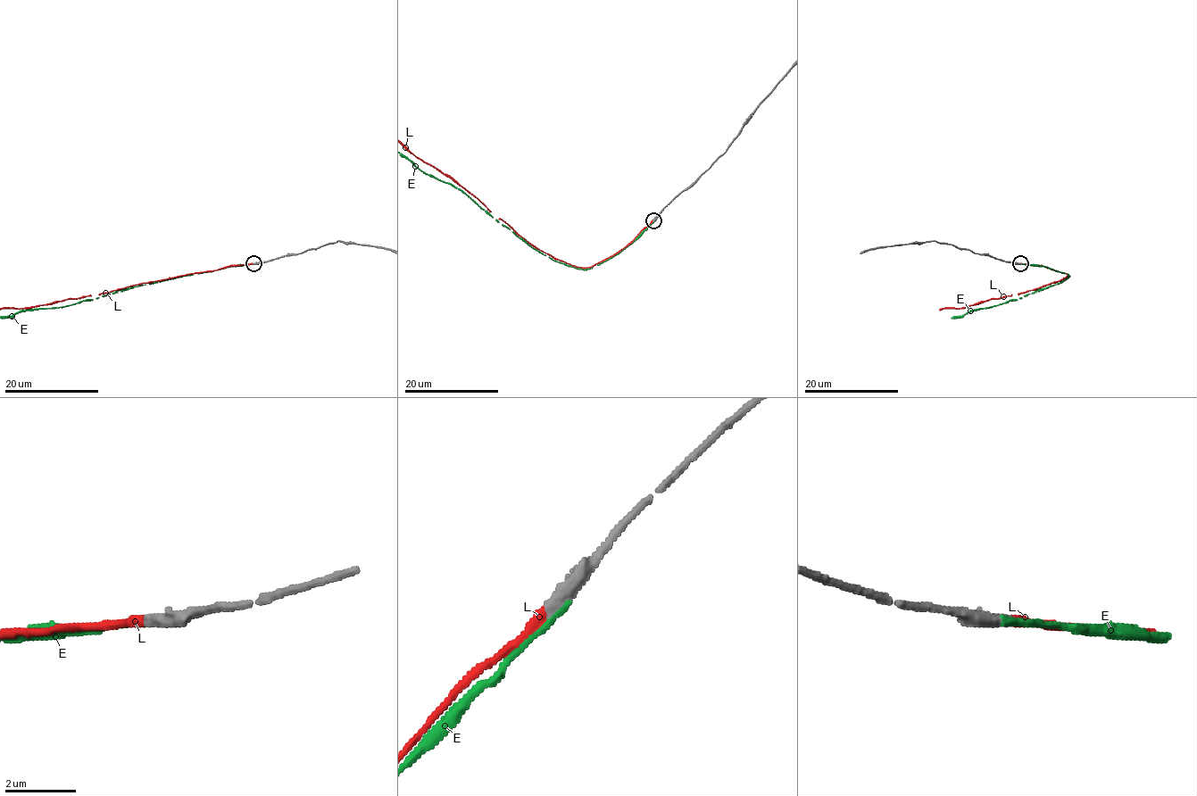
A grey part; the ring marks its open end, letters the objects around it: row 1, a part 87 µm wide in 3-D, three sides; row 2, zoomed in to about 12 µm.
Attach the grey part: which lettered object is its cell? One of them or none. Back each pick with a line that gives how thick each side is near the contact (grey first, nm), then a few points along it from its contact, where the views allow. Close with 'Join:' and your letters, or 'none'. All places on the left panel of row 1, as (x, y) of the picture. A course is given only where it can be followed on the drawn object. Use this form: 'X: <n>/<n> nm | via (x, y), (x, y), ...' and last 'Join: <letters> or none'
L: 400/300 nm
Join: L

